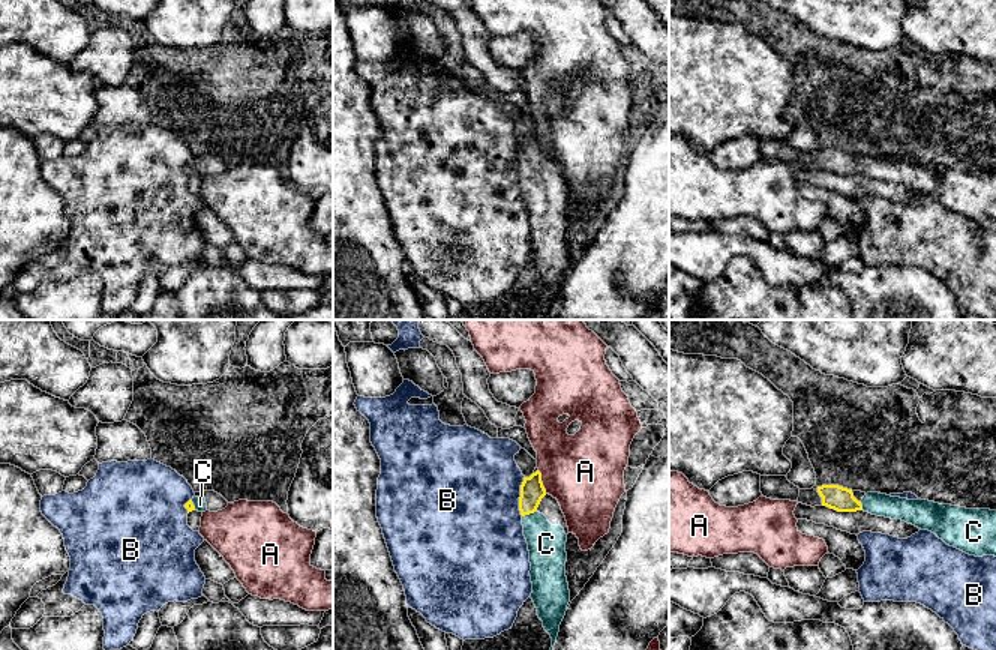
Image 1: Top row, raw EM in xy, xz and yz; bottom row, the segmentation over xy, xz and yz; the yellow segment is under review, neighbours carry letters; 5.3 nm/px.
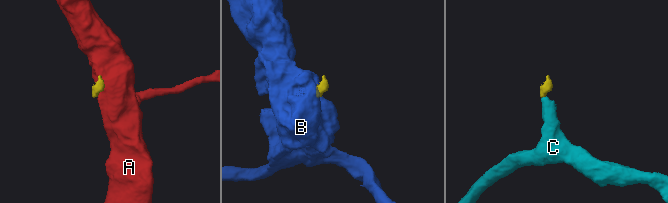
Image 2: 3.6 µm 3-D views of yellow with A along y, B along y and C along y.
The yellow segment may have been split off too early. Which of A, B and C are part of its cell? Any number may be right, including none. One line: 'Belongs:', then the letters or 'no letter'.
Belongs: C

